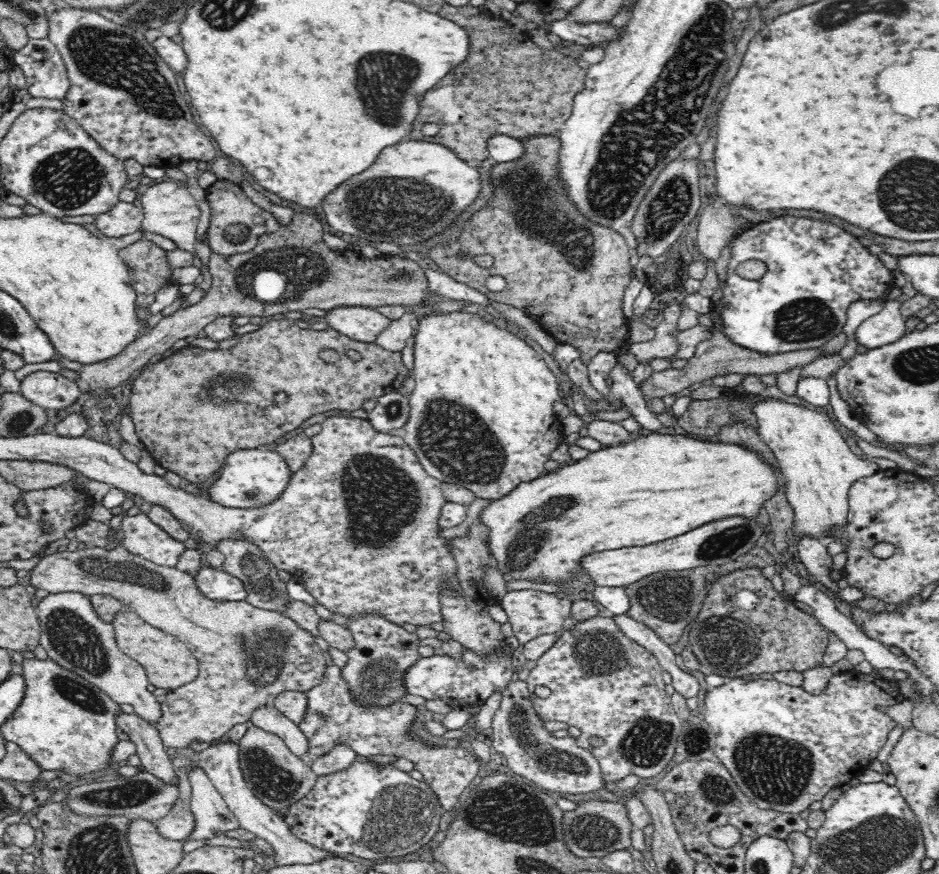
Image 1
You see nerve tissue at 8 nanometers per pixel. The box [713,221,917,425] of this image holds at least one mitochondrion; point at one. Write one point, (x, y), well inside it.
(809, 318)

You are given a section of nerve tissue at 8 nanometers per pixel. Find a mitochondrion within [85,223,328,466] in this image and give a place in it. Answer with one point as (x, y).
(218, 393)

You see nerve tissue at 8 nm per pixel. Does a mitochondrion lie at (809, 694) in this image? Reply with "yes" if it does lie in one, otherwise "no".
no

